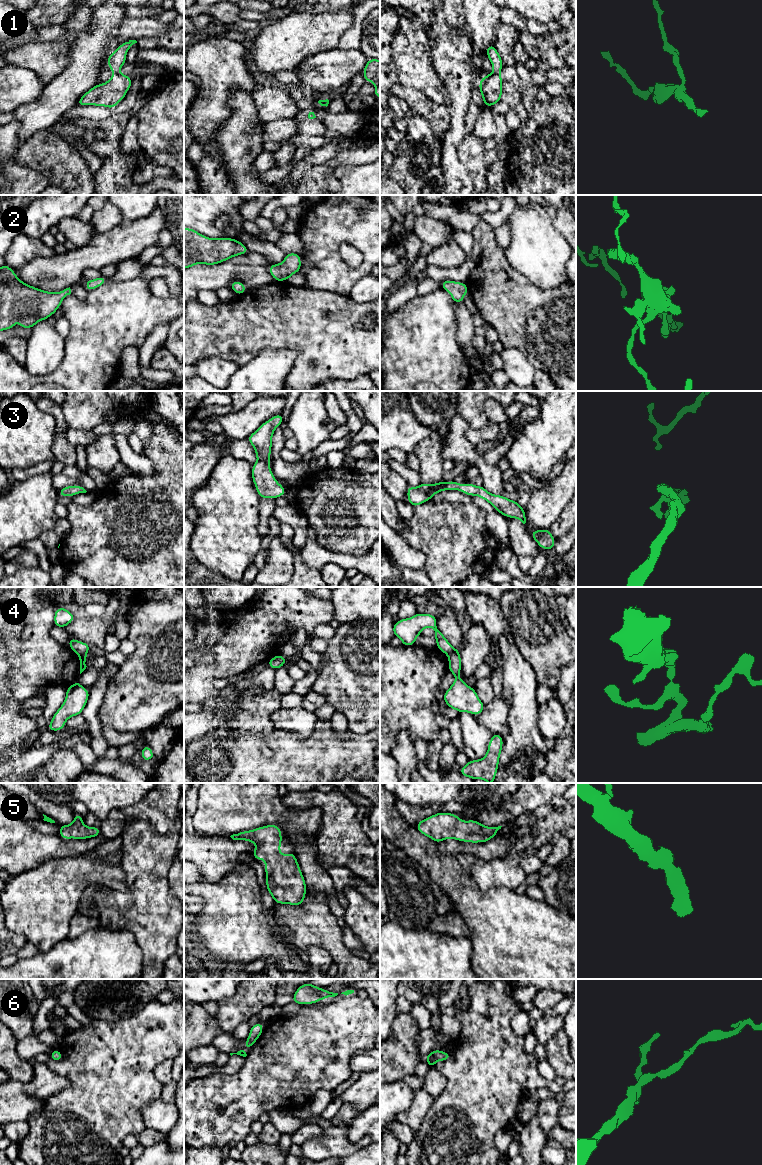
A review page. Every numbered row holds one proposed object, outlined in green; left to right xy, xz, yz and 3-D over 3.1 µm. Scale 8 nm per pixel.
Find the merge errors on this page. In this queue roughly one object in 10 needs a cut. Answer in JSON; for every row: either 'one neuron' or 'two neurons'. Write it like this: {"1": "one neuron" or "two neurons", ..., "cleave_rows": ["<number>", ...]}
{"1": "one neuron", "2": "one neuron", "3": "one neuron", "4": "two neurons", "5": "one neuron", "6": "one neuron", "cleave_rows": ["4"]}

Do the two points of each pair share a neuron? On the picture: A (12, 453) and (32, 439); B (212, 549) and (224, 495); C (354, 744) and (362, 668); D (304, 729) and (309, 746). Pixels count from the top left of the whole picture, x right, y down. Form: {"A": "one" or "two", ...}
{"A": "one", "B": "one", "C": "two", "D": "two"}

